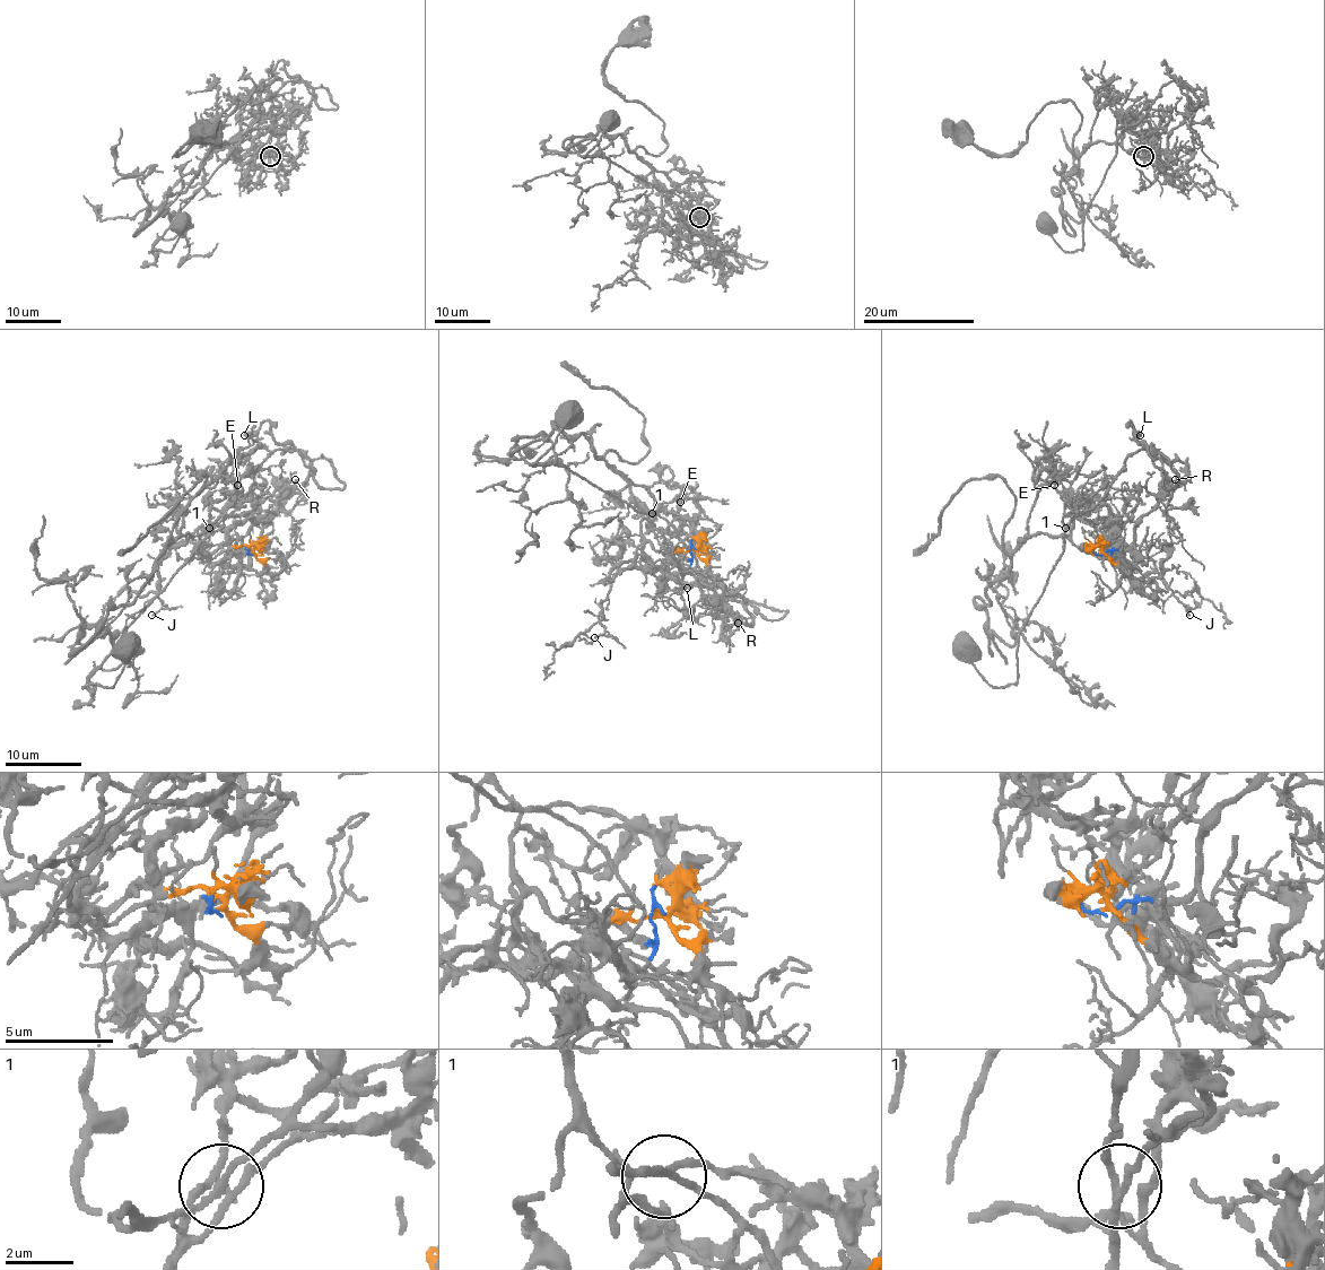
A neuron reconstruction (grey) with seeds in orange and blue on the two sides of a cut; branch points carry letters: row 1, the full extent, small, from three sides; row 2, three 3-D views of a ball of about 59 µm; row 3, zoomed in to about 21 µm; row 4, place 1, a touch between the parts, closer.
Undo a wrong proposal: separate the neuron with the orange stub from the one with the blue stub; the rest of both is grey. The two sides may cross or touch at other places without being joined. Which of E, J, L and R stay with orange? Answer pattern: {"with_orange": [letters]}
{"with_orange": ["E", "J"]}

